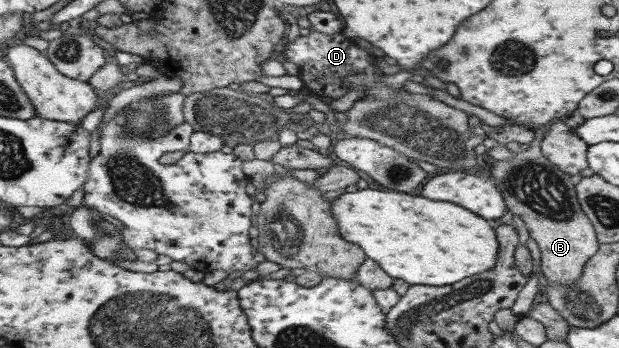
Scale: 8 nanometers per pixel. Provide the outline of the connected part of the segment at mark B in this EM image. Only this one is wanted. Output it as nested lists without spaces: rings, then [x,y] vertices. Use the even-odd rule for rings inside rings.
[[[547,125],[533,130],[533,139],[525,150],[514,152],[513,156],[504,160],[496,160],[492,163],[489,176],[501,191],[505,199],[508,211],[522,219],[529,236],[536,242],[540,250],[540,270],[546,278],[546,284],[558,284],[558,286],[575,286],[576,280],[582,274],[582,266],[586,260],[598,250],[599,242],[596,240],[596,231],[592,223],[583,214],[575,195],[575,182],[578,175],[568,176],[562,170],[558,170],[550,160],[540,153],[540,142],[545,135]]]

